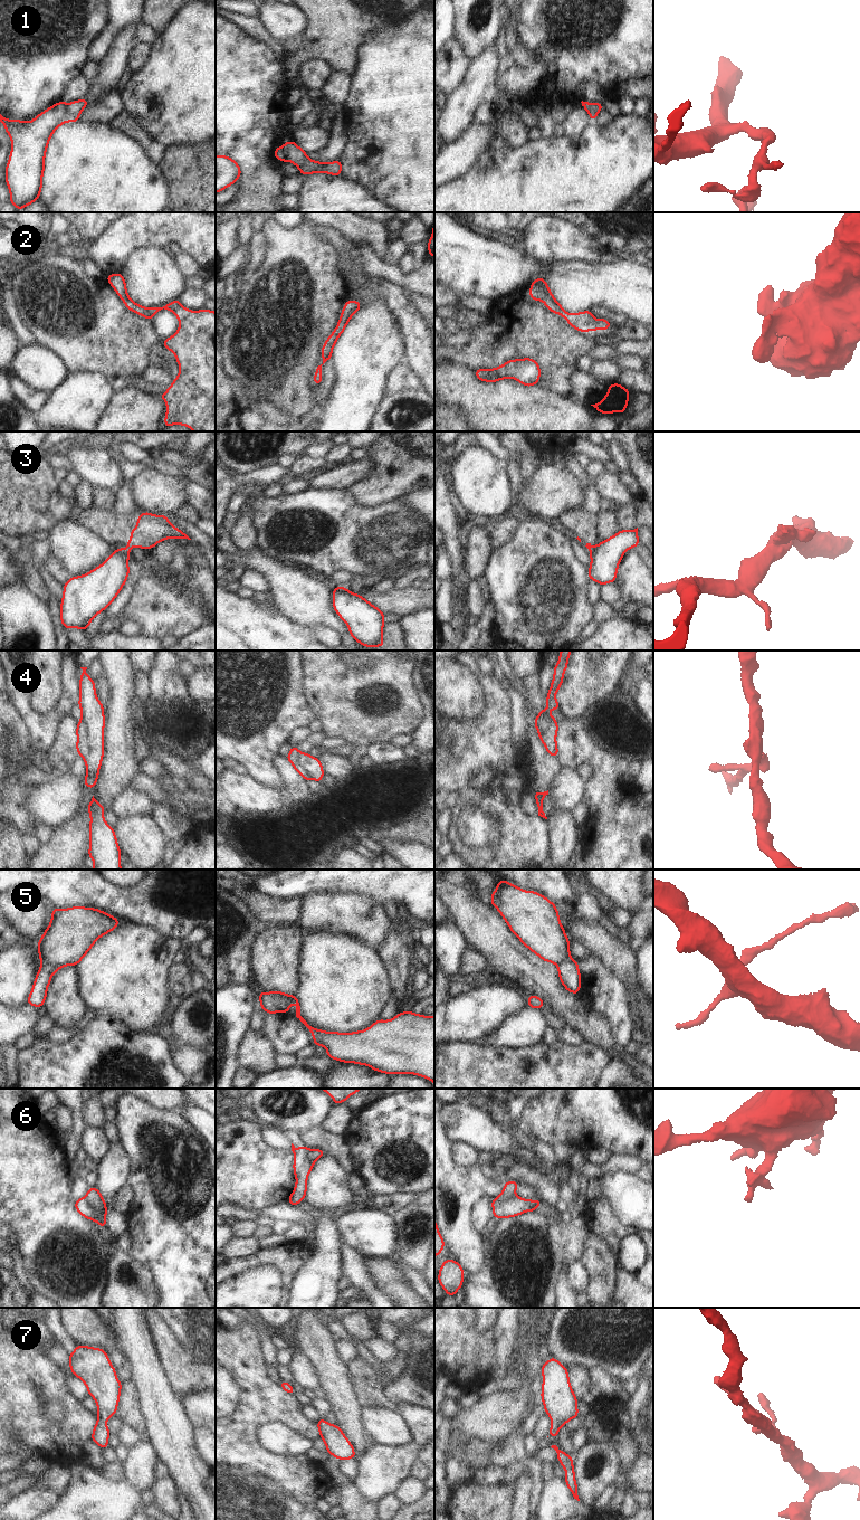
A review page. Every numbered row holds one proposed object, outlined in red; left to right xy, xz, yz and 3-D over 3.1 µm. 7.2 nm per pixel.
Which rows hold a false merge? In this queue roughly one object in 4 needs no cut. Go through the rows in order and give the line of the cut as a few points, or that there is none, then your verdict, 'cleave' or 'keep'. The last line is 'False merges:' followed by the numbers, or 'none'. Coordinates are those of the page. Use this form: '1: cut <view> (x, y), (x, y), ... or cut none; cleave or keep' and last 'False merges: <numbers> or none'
1: cut xy (67, 104), (69, 120); cleave
2: cut none; keep
3: cut yz (593, 548), (590, 550); cleave
4: cut xy (78, 723), (87, 746), (87, 754), (84, 758); cleave
5: cut xz (268, 993), (274, 996), (280, 996), (284, 999), (283, 1010); cleave
6: cut xy (84, 1197), (95, 1215), (94, 1219); cleave
7: cut none; keep
False merges: 1, 3, 4, 5, 6

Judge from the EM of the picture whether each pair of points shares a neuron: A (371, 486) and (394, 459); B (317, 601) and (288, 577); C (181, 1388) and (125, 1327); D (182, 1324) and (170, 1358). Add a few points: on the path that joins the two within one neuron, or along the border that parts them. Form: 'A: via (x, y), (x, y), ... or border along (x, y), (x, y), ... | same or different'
A: via (378, 480), (389, 466) | same
B: via (311, 599), (295, 583) | same
C: border along (152, 1342), (165, 1378), (174, 1390) | different
D: border along (160, 1319), (165, 1323), (170, 1332), (196, 1357) | different

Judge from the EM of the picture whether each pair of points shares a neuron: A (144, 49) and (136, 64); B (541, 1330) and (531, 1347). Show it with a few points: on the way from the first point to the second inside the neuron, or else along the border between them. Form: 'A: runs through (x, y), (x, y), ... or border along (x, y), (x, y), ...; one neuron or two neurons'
A: runs through (142, 53), (137, 60); one neuron
B: border along (534, 1333), (538, 1343); two neurons

